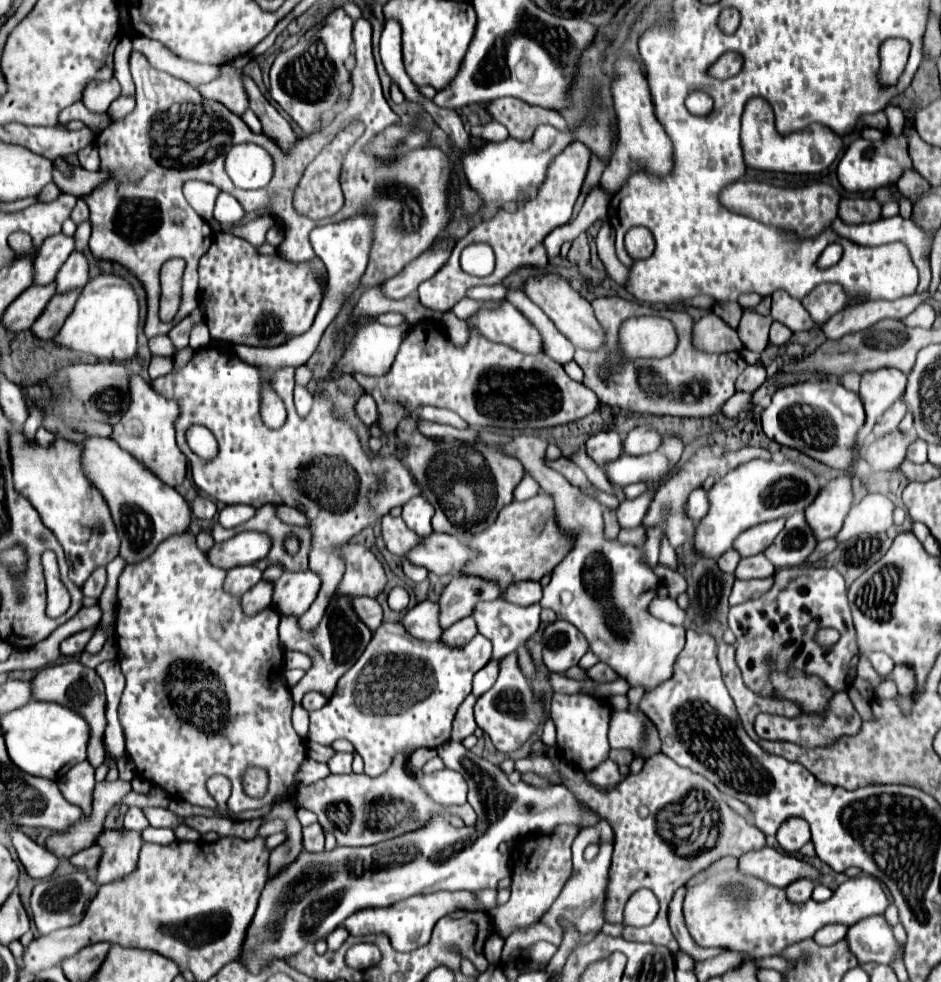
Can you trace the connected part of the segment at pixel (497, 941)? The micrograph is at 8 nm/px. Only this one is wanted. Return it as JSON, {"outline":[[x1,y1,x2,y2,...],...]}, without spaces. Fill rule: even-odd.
{"outline":[[491,936,491,940,487,940,485,944,485,956,489,963,497,963,498,955,501,954,504,946,504,940,501,936]]}

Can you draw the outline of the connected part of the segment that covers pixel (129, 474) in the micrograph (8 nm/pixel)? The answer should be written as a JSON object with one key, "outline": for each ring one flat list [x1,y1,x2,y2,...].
{"outline":[[73,430,83,436,83,452,81,452,81,468,85,478,93,488,97,488,103,496,103,500,109,506,111,518,115,522,117,534,121,538,121,556,135,564,139,560,145,560,159,542,165,538,179,534,187,530,191,522,189,504,183,500,183,496,163,484,147,466,143,466,135,456,125,452,115,440,103,438,99,434,91,434,85,430]]}

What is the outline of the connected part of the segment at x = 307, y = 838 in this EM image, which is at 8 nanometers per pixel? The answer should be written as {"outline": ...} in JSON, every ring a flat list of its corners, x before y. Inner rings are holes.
{"outline":[[311,824,307,828,303,828,303,848,307,852,323,852,323,830,319,824]]}

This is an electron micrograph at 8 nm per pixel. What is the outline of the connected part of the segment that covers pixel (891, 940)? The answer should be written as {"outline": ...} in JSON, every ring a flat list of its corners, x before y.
{"outline":[[883,914,869,916,859,920,859,924,853,924,847,932,847,942,861,964,893,964,905,956,905,946,893,936,893,928]]}

